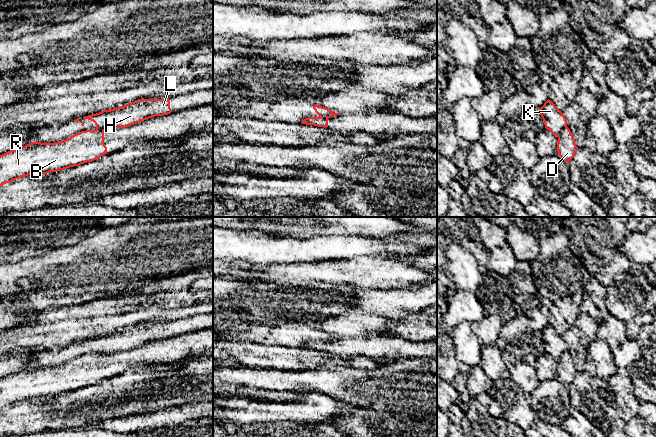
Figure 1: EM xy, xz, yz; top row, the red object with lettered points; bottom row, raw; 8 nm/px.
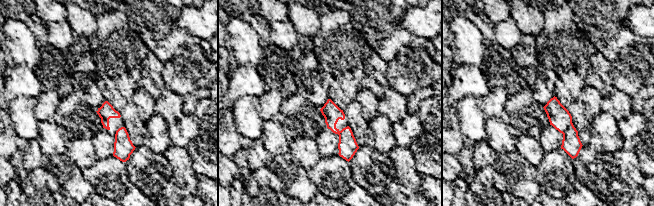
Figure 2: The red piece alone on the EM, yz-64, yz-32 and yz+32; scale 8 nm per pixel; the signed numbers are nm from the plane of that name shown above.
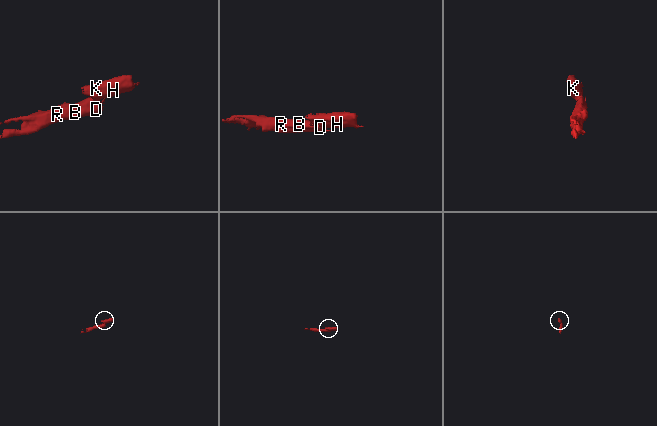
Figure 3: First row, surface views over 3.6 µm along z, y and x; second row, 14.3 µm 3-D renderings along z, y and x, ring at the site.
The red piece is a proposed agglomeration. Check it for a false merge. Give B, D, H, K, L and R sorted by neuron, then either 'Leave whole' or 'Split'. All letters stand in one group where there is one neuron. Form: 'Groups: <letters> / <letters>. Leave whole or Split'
Groups: B D R / H K L. Split

